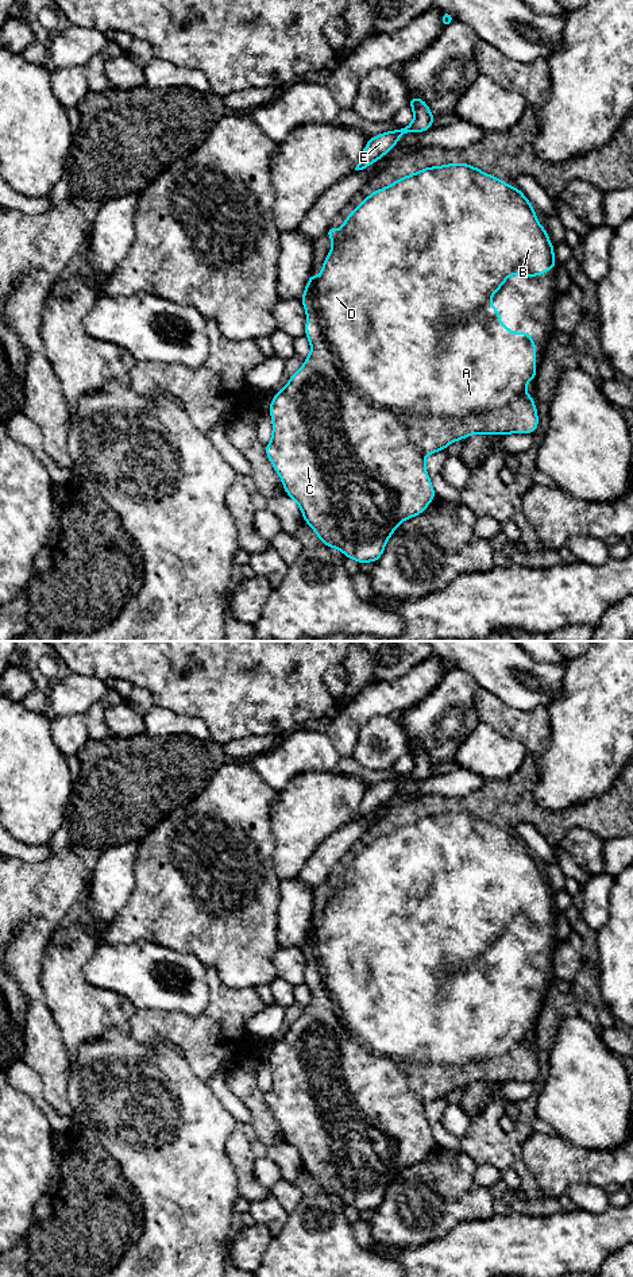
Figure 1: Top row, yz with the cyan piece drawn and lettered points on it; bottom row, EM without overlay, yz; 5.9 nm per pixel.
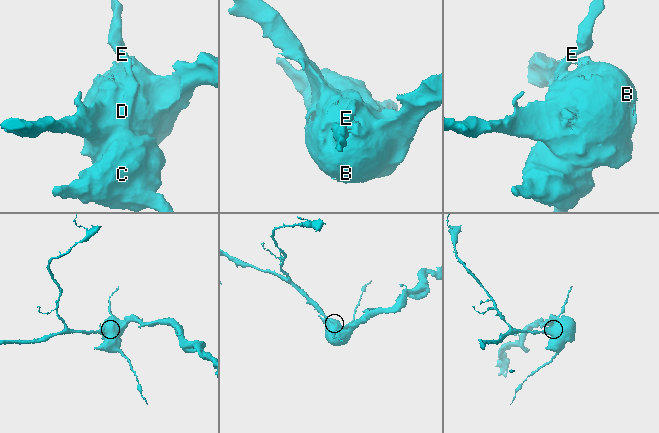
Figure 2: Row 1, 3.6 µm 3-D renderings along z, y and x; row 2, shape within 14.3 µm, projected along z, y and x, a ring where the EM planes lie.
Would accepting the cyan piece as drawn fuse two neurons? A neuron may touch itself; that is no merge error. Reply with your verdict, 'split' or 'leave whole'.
split

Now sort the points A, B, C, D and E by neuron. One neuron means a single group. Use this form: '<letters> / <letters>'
A B D / C E

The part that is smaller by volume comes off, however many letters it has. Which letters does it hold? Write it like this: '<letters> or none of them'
C, E

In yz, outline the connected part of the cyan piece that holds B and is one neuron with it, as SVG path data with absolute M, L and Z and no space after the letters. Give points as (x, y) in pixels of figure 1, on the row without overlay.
M448 811L439 815L425 815L421 819L405 823L390 834L377 837L366 845L351 861L337 880L333 873L324 884L333 887L332 896L323 911L323 919L313 931L313 946L321 965L320 973L324 977L324 988L335 1003L347 1030L374 1054L386 1056L405 1066L409 1079L409 1089L422 1103L445 1097L448 1092L463 1088L474 1081L507 1083L533 1081L539 1075L539 1065L534 1048L525 1039L525 1034L534 1027L536 994L532 983L526 980L510 980L507 973L497 972L501 961L489 948L502 935L512 922L524 925L543 923L549 917L556 917L553 892L548 880L540 873L534 856L518 836L509 834L499 826L467 811Z

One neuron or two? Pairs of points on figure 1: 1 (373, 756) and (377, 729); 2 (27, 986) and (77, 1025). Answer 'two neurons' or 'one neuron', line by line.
1: one neuron
2: two neurons

